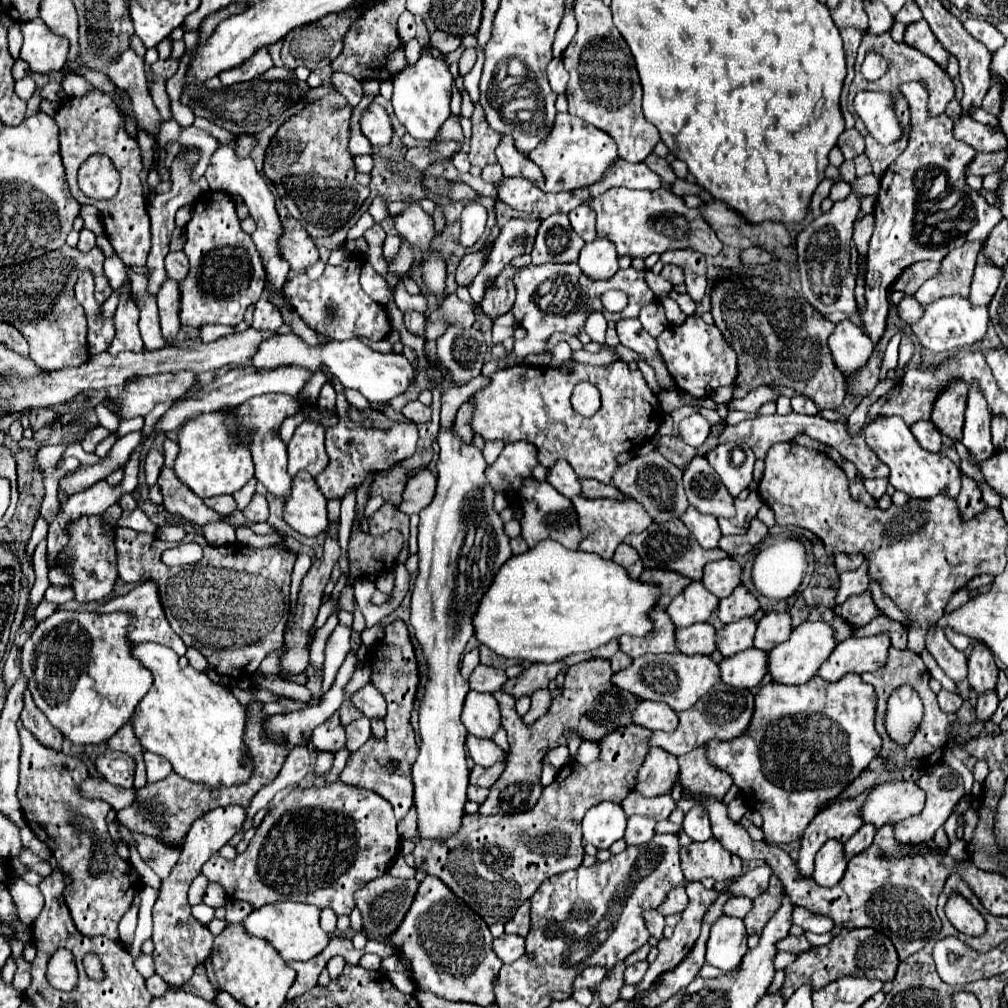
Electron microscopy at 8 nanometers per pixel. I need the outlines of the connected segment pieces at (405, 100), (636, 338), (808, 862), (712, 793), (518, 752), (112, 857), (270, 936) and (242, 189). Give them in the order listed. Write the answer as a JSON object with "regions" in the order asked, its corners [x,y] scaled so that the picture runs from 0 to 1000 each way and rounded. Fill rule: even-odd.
{"regions":[[[[427,45],[419,49],[419,57],[413,64],[403,66],[397,74],[391,76],[391,94],[389,104],[395,120],[403,126],[403,130],[411,138],[431,140],[435,136],[435,130],[438,122],[446,114],[446,88],[448,88],[448,74],[440,63],[440,59],[431,59],[425,55]]],[[[615,316],[611,320],[611,330],[613,330],[613,336],[615,336],[615,342],[635,350],[641,354],[641,360],[649,364],[651,368],[651,374],[653,374],[653,380],[655,384],[661,388],[665,384],[669,384],[669,378],[659,362],[659,358],[653,354],[653,342],[651,342],[651,336],[645,334],[633,316]]],[[[863,785],[855,787],[849,793],[827,797],[823,803],[813,805],[804,814],[794,832],[794,844],[790,852],[790,860],[796,870],[806,868],[808,848],[821,832],[831,832],[833,836],[839,836],[851,824],[851,820],[855,818],[855,813],[851,813],[851,803],[855,801],[855,795],[861,787]]],[[[700,741],[687,743],[685,747],[673,751],[673,757],[675,757],[675,777],[687,787],[716,793],[726,779],[726,771],[722,767],[702,757]]],[[[583,654],[577,658],[567,660],[562,666],[562,676],[560,676],[560,688],[558,691],[550,693],[544,707],[536,711],[528,721],[520,719],[518,713],[514,711],[510,703],[510,691],[502,688],[500,684],[490,686],[490,693],[494,695],[496,707],[498,707],[498,719],[504,725],[504,735],[506,735],[506,749],[504,749],[504,761],[498,767],[498,771],[486,781],[486,787],[482,795],[476,799],[476,809],[508,809],[508,807],[518,807],[524,805],[532,799],[534,789],[538,787],[536,779],[536,759],[538,751],[542,749],[544,743],[562,739],[562,725],[571,723],[577,733],[593,735],[599,729],[621,721],[627,717],[627,705],[633,699],[631,689],[623,686],[613,686],[607,678],[607,664],[603,654]]],[[[20,723],[20,739],[18,793],[22,807],[30,822],[52,840],[60,862],[71,870],[71,876],[63,882],[69,910],[81,928],[113,932],[117,930],[117,914],[129,902],[141,876],[135,862],[117,850],[109,828],[101,826],[101,822],[105,822],[107,799],[77,789],[79,777],[87,771],[87,763],[79,753],[40,739],[26,723]]],[[[280,894],[252,902],[242,912],[240,918],[246,928],[264,932],[276,943],[276,947],[280,947],[282,953],[306,953],[325,938],[325,928],[319,924],[315,912],[317,912],[317,902],[304,896]]],[[[220,144],[214,148],[214,152],[210,154],[208,158],[208,164],[204,168],[204,180],[208,184],[208,188],[212,189],[226,189],[226,191],[236,191],[242,201],[246,203],[248,207],[248,213],[252,215],[254,219],[254,229],[250,233],[260,257],[264,259],[264,291],[268,289],[276,289],[280,293],[280,285],[284,281],[284,275],[286,275],[286,261],[278,255],[276,251],[276,235],[280,231],[280,223],[278,223],[278,217],[276,217],[276,211],[272,207],[272,193],[268,191],[264,180],[256,174],[252,162],[248,156],[236,156],[234,150],[226,144]]]]}

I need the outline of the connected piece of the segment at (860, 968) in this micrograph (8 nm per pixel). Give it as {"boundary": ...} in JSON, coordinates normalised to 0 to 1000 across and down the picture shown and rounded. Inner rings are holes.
{"boundary":[[[835,922],[827,930],[827,934],[823,934],[821,938],[815,938],[815,939],[808,939],[800,945],[794,945],[792,951],[778,961],[780,963],[780,973],[778,973],[776,985],[782,991],[792,979],[796,979],[800,975],[806,977],[808,981],[815,981],[823,973],[829,973],[837,967],[875,971],[879,975],[879,973],[887,971],[889,959],[891,959],[889,941],[877,926],[873,926],[869,922],[843,922],[843,924]]]}

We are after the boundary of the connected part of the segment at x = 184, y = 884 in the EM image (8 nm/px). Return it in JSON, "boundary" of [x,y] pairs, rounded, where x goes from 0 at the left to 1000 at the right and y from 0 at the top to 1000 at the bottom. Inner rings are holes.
{"boundary":[[[226,799],[226,801],[216,801],[204,807],[202,811],[198,811],[196,814],[192,814],[181,838],[177,856],[173,858],[171,866],[165,872],[161,872],[159,888],[153,898],[153,926],[151,926],[153,945],[151,949],[155,955],[155,965],[173,979],[181,979],[190,969],[192,959],[202,955],[210,939],[210,926],[206,924],[206,920],[202,920],[188,908],[188,898],[185,892],[187,880],[190,872],[198,866],[200,858],[208,852],[208,848],[212,848],[220,838],[224,838],[238,824],[242,813],[244,813],[244,805],[240,801]]]}

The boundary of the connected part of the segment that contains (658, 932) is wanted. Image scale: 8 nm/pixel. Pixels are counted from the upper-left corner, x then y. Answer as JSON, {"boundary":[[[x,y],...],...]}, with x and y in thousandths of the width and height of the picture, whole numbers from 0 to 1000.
{"boundary":[[[641,904],[639,908],[641,912],[641,920],[645,924],[645,928],[649,928],[651,932],[657,932],[657,924],[659,924],[659,908],[655,908],[653,904]]]}

